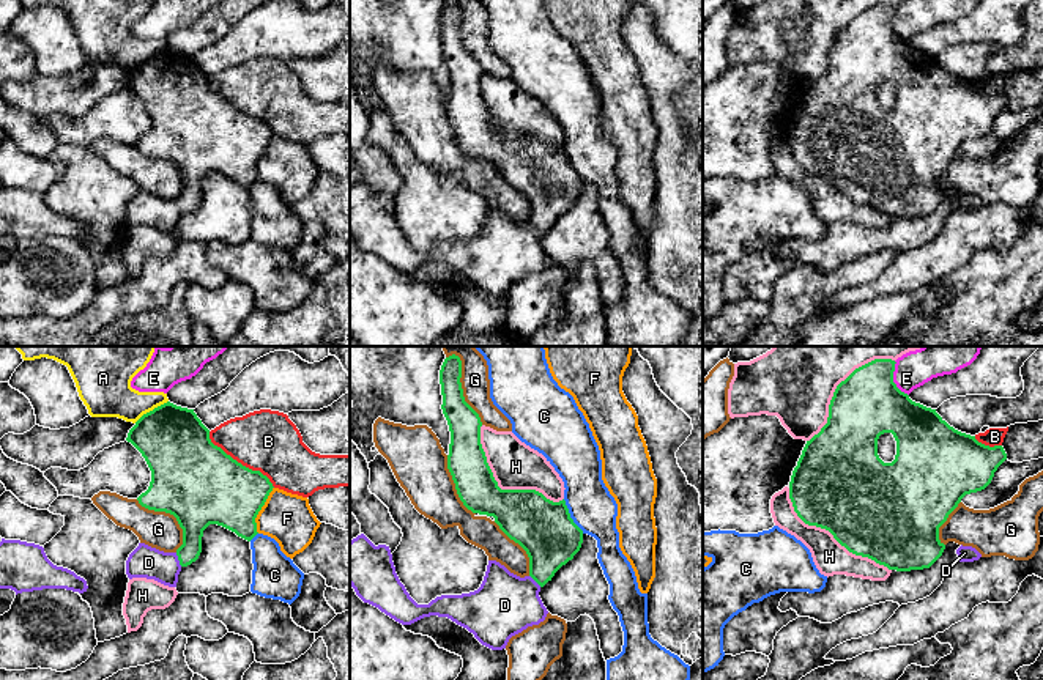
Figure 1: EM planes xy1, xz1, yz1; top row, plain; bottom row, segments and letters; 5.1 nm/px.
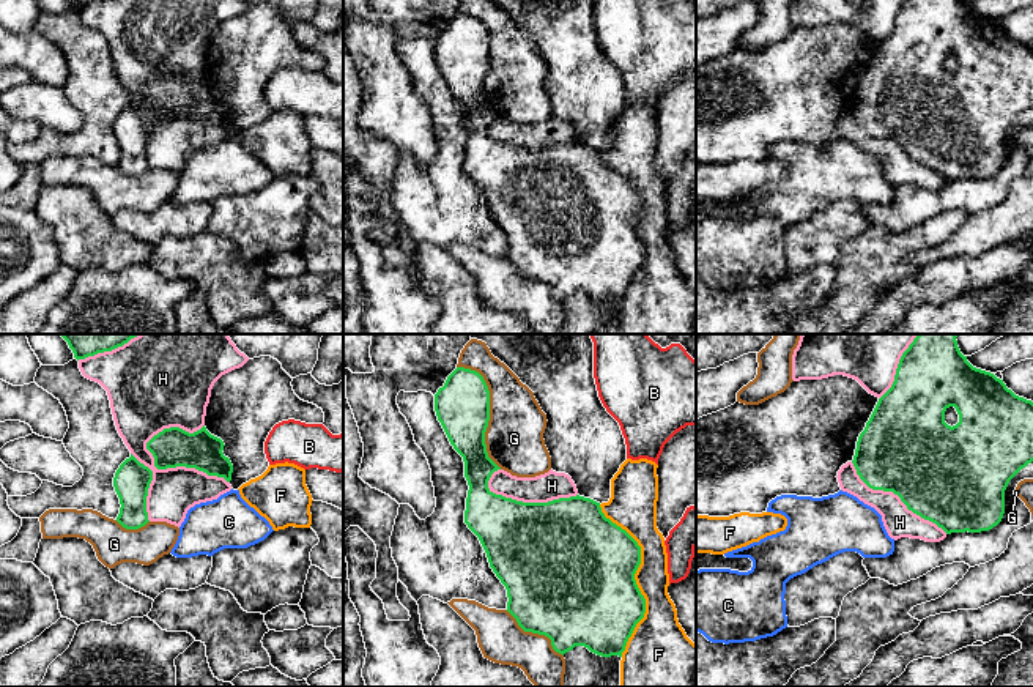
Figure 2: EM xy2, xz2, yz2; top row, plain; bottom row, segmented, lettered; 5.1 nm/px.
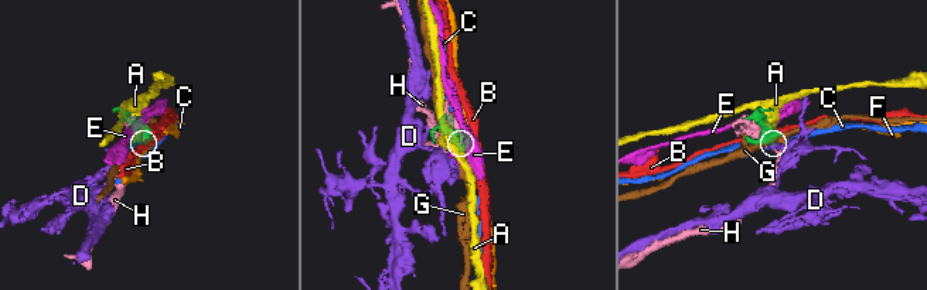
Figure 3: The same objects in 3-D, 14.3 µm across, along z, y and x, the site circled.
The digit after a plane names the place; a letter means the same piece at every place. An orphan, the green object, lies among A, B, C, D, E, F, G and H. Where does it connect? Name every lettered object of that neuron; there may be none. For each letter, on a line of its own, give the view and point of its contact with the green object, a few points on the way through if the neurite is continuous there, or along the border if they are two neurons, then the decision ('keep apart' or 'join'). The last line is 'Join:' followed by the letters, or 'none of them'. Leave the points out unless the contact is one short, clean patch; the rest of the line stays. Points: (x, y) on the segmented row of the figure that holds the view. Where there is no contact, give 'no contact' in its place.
A: contact xy1 (150, 411); keep apart
B: contact xy1 (240, 463); keep apart
C: contact xz1 (569, 517); keep apart
D: contact xy1 (178, 559); way xy1 (194, 513), (193, 545), (178, 559), (148, 562); join
E: contact yz1 (892, 380); border yz1 (894, 361), (894, 383), (908, 395); keep apart
F: contact xz2 (633, 579); keep apart
G: contact xz2 (488, 410); keep apart
H: contact xy2 (181, 465); keep apart
Join: D

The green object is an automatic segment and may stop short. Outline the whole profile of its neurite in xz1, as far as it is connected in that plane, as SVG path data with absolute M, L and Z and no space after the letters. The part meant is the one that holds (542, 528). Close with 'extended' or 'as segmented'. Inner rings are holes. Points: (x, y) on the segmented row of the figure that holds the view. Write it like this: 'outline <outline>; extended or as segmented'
outline M452 354L440 370L443 414L451 431L447 469L463 505L473 513L493 516L499 529L518 543L529 557L529 575L520 578L496 560L488 560L481 587L462 595L441 595L429 604L418 604L400 582L389 546L375 546L364 534L350 541L350 586L356 595L402 625L411 625L424 617L447 617L466 628L492 650L506 649L509 639L528 626L545 620L548 611L539 592L555 573L580 551L583 530L570 518L566 501L553 502L536 490L501 490L487 463L481 444L481 417L465 401L462 389L462 360Z; extended

